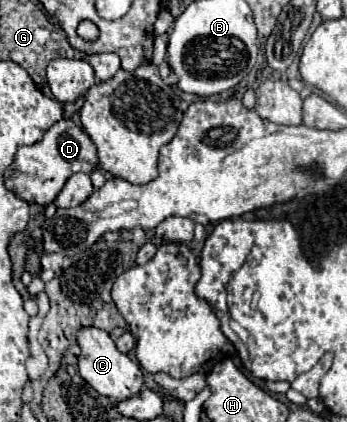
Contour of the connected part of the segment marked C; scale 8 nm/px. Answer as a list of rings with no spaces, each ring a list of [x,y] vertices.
[[[81,328],[79,330],[79,346],[81,346],[81,356],[79,356],[79,374],[87,384],[91,384],[101,396],[107,396],[115,402],[133,398],[135,394],[141,392],[143,388],[143,372],[137,362],[133,362],[129,356],[121,354],[115,348],[115,342],[109,338],[107,332],[99,328]]]

